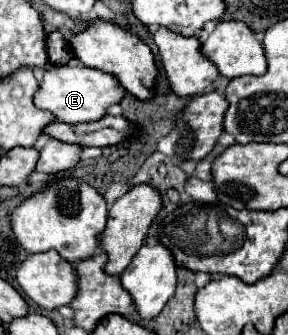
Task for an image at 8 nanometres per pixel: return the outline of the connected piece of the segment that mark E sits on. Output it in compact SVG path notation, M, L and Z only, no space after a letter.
M71 59L67 61L67 65L55 65L45 71L43 81L39 83L39 89L33 97L33 103L43 111L53 113L57 121L89 123L89 121L101 119L105 115L105 109L113 103L119 103L123 95L125 95L125 89L119 87L113 75L93 67L85 67L81 65L81 61Z

